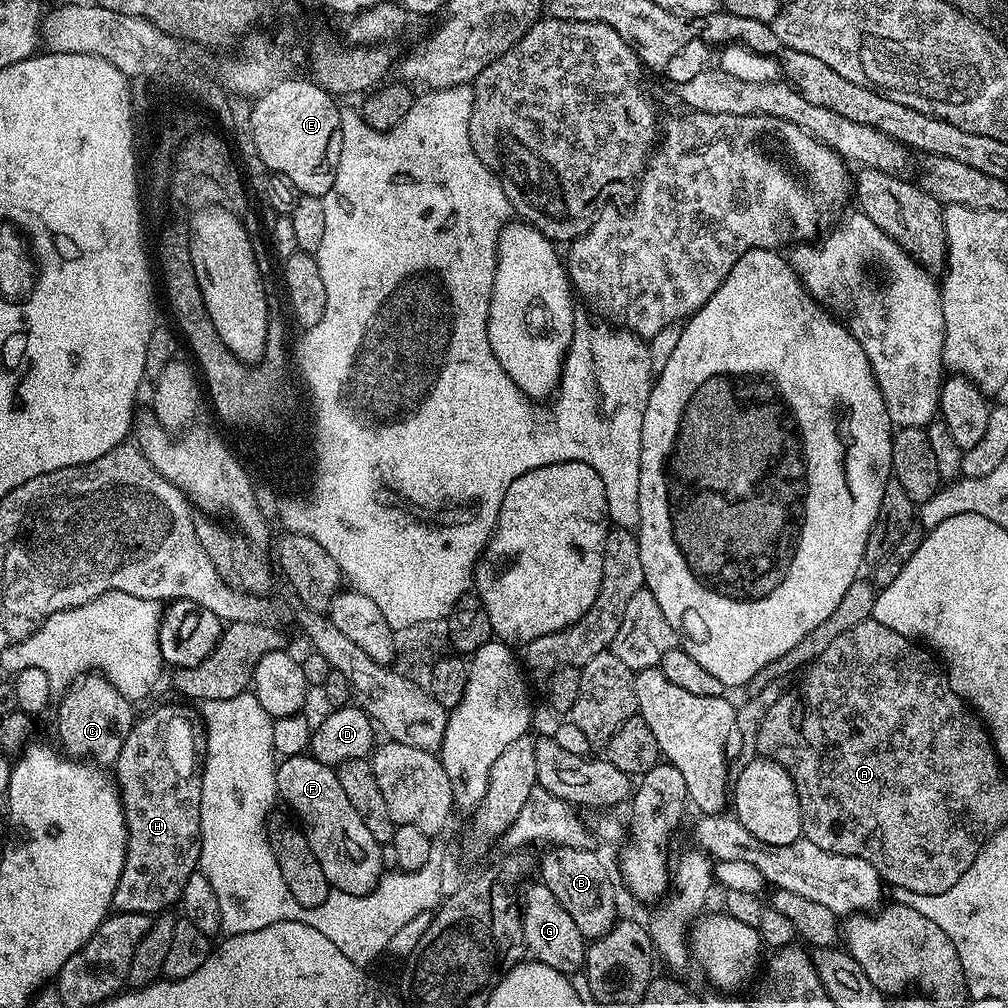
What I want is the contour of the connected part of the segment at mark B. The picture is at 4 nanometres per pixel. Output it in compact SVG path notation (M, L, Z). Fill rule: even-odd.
M552 846L548 853L538 860L538 876L544 885L562 902L562 910L574 918L574 926L584 935L585 941L591 942L602 938L615 926L616 892L612 889L612 880L608 877L608 868L600 861L600 856L587 848L561 848Z

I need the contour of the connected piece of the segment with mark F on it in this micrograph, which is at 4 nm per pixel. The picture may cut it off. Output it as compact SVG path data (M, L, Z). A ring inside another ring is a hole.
M310 754L285 757L277 763L276 791L281 801L296 812L297 821L329 887L351 897L362 897L372 892L384 873L384 848L351 805L335 769L318 762Z

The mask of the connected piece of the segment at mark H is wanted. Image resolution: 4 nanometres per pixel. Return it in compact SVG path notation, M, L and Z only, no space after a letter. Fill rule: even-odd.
M168 704L146 713L141 720L139 717L126 734L126 742L122 742L114 779L120 790L128 845L122 878L118 878L112 899L115 911L169 911L179 905L186 881L199 869L202 744L196 741L198 724L193 720L182 709Z

